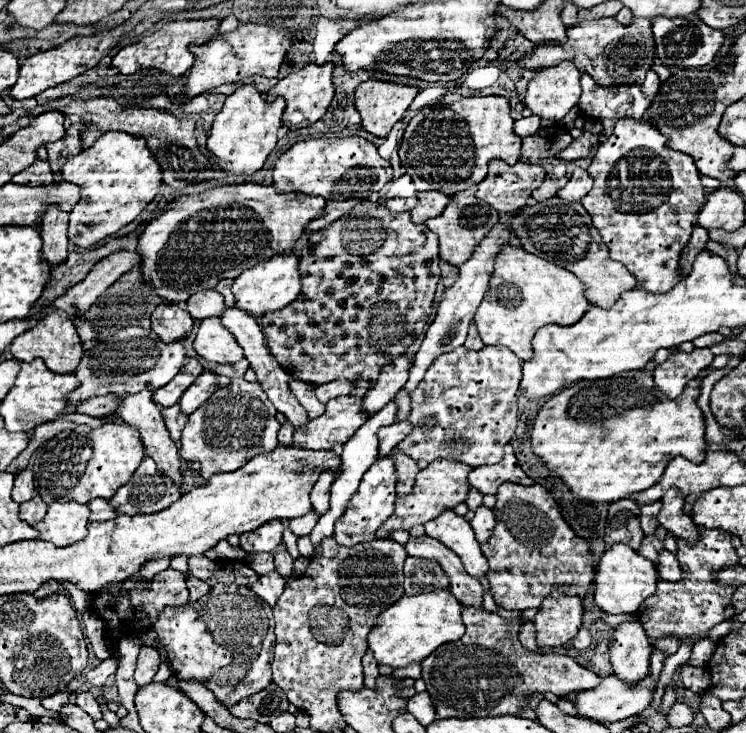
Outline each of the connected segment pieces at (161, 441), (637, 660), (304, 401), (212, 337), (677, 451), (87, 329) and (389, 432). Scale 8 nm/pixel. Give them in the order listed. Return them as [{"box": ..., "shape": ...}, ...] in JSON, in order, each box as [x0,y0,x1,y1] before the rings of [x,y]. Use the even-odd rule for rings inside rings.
[{"box":[119,390,183,488],"shape":[[[143,390],[143,392],[137,392],[137,394],[129,394],[123,398],[123,404],[119,406],[119,418],[125,422],[125,424],[131,424],[135,428],[139,428],[139,434],[141,434],[141,440],[145,444],[145,450],[147,454],[157,462],[157,470],[165,476],[169,476],[177,488],[183,486],[183,476],[181,476],[181,460],[179,460],[179,450],[175,446],[175,442],[169,438],[169,430],[165,428],[165,422],[163,422],[163,416],[161,416],[161,406],[157,406],[153,402],[153,394],[149,390]]]},{"box":[611,622,653,682],"shape":[[[623,622],[611,632],[613,672],[625,682],[639,682],[649,674],[653,646],[641,622]]]},{"box":[289,380,325,418],"shape":[[[291,380],[289,388],[293,392],[293,396],[299,400],[299,404],[307,410],[309,418],[317,418],[325,414],[325,404],[321,404],[315,396],[315,386],[301,382],[301,380]]]},{"box":[193,318,243,364],"shape":[[[219,318],[201,322],[193,348],[201,358],[215,364],[235,364],[243,358],[243,348],[237,344],[233,334],[221,324]]]},{"box":[531,354,729,502],"shape":[[[729,354],[715,356],[711,366],[691,380],[675,400],[663,396],[663,392],[653,384],[653,374],[639,370],[617,374],[605,380],[577,382],[571,388],[563,388],[559,394],[549,398],[537,414],[531,434],[533,452],[545,460],[547,468],[553,470],[575,496],[589,502],[617,502],[635,492],[647,490],[663,476],[665,466],[675,456],[683,456],[693,464],[701,464],[701,460],[705,460],[705,418],[697,406],[700,381],[711,370],[721,370],[727,364]]]},{"box":[75,318,95,340],"shape":[[[75,318],[75,324],[79,324],[79,326],[77,326],[77,332],[79,332],[81,340],[93,340],[93,338],[95,338],[95,330],[93,330],[93,326],[91,326],[87,320]]]},{"box":[377,422,411,456],"shape":[[[395,422],[391,426],[381,428],[381,432],[377,432],[377,440],[379,440],[379,448],[381,448],[381,456],[389,454],[407,434],[411,432],[409,422]]]}]

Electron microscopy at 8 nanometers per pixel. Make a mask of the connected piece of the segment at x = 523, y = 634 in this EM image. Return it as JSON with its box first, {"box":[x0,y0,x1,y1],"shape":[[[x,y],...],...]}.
{"box":[519,622,551,654],"shape":[[[525,622],[521,624],[521,632],[519,632],[519,640],[521,644],[529,650],[529,652],[537,652],[537,654],[547,654],[551,652],[551,648],[539,648],[535,642],[535,634],[533,634],[533,622]]]}

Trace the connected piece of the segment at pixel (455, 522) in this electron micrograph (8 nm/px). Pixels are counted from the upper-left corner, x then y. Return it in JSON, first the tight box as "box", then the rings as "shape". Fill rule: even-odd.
{"box":[425,510,489,578],"shape":[[[453,510],[429,520],[425,524],[425,534],[453,550],[461,558],[469,576],[483,578],[485,572],[489,572],[487,560],[481,552],[481,544],[475,540],[471,524],[463,516],[457,516]]]}

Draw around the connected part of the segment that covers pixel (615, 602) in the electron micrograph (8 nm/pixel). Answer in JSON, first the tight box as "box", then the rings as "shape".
{"box":[595,544,657,614],"shape":[[[613,544],[605,550],[599,560],[595,576],[595,602],[607,614],[635,614],[641,602],[657,590],[657,570],[655,566],[641,558],[633,548],[625,544]]]}

